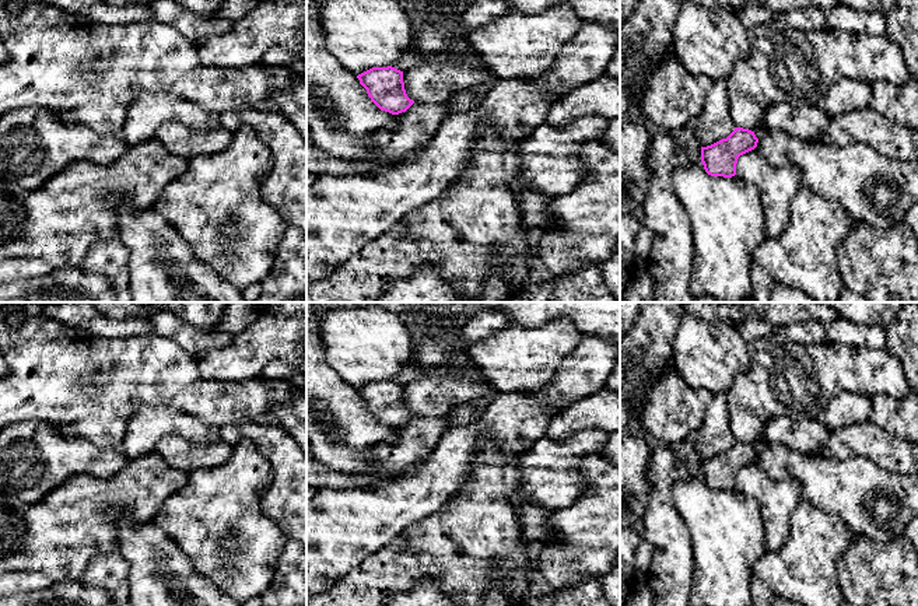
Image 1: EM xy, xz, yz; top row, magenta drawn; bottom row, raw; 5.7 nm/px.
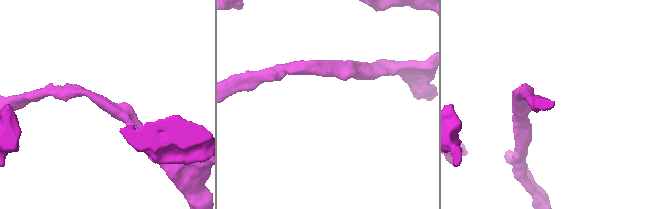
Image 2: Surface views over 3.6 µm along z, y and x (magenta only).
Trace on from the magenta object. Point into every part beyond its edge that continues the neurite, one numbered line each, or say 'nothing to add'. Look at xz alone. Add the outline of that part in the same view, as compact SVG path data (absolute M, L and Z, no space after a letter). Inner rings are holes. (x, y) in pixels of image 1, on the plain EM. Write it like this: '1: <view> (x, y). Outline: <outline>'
nothing to add

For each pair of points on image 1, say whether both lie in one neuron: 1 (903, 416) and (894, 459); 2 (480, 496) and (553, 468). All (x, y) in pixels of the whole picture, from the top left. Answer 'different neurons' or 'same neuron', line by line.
1: different neurons
2: different neurons

